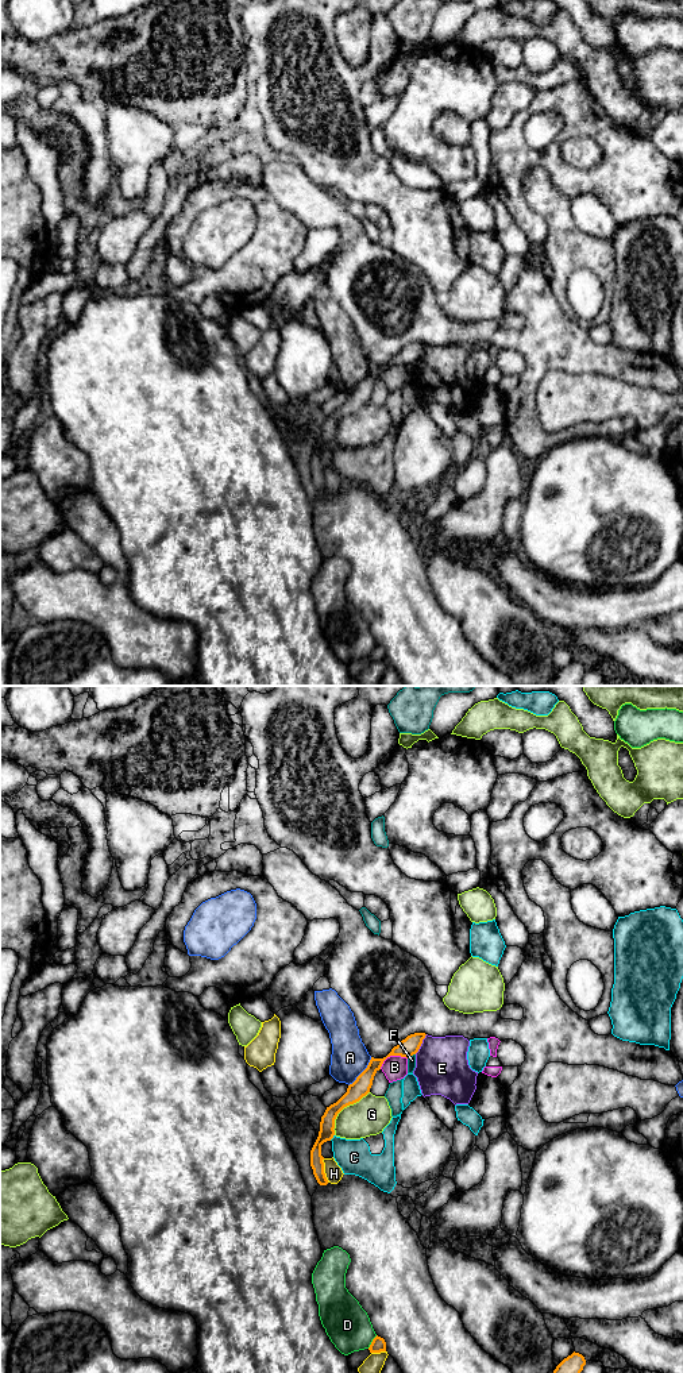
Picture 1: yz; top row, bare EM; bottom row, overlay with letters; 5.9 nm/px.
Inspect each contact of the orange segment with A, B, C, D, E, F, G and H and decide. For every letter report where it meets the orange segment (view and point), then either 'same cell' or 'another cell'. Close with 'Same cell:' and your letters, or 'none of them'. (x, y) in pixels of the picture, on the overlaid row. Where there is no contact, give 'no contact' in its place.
A: yz (362, 1072) | another cell
B: yz (392, 1055) | another cell
C: yz (332, 1137) | another cell
D: yz (371, 1342) | another cell
E: yz (421, 1042) | another cell
F: yz (411, 1055) | another cell
G: yz (343, 1107) | another cell
H: yz (323, 1171) | another cell
Same cell: none of them

